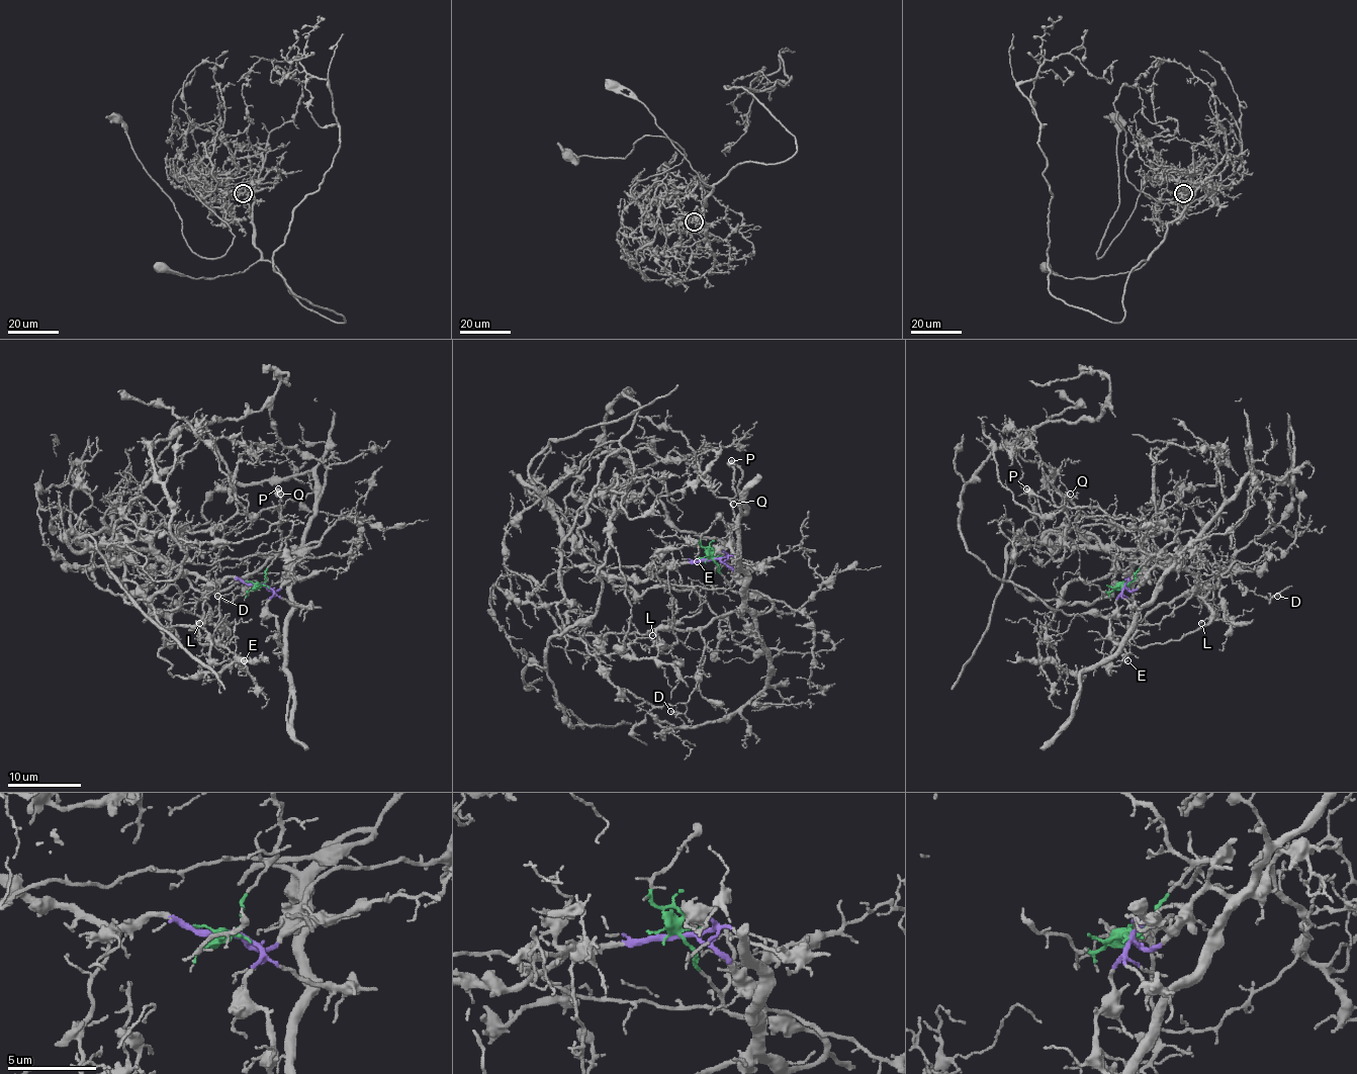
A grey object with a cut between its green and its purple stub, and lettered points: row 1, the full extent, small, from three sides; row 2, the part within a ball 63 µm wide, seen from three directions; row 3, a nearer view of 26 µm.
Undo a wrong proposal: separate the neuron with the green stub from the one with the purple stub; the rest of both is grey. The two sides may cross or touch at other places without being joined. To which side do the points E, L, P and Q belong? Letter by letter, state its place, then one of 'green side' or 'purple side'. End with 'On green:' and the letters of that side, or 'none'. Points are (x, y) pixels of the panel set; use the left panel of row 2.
E: at (244, 660); purple side
L: at (199, 623); purple side
P: at (278, 488); green side
Q: at (280, 494); green side
On green: P, Q

